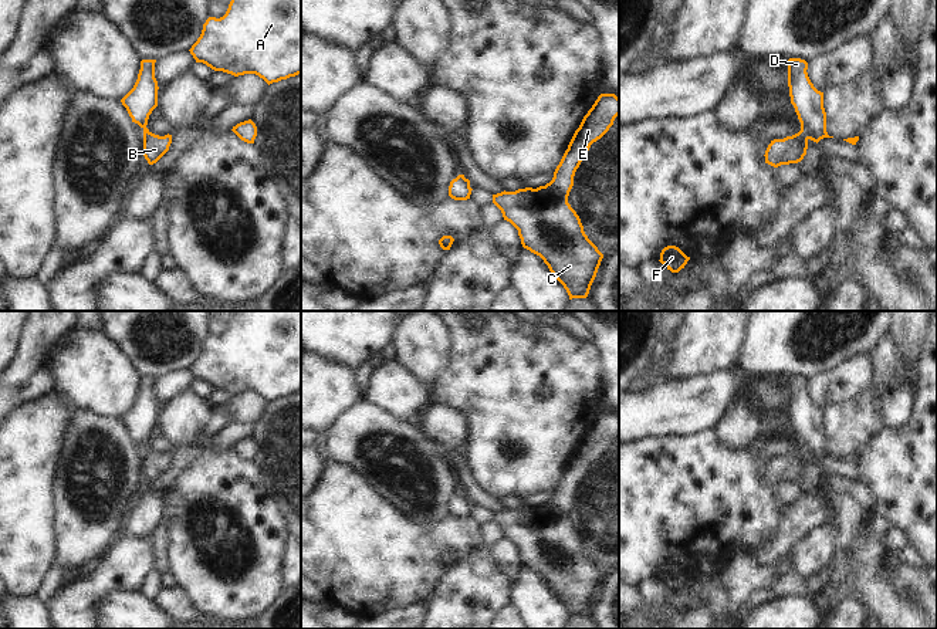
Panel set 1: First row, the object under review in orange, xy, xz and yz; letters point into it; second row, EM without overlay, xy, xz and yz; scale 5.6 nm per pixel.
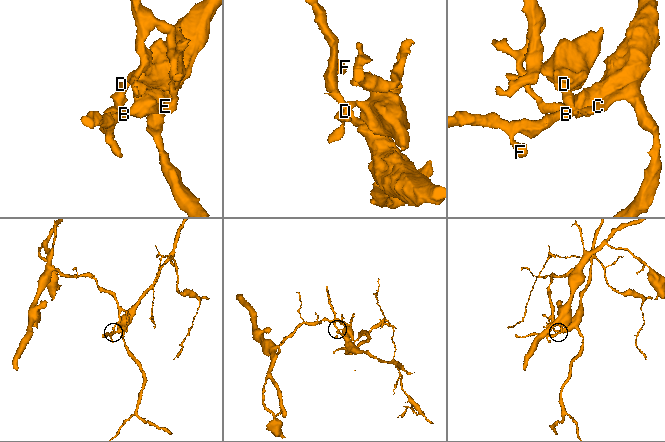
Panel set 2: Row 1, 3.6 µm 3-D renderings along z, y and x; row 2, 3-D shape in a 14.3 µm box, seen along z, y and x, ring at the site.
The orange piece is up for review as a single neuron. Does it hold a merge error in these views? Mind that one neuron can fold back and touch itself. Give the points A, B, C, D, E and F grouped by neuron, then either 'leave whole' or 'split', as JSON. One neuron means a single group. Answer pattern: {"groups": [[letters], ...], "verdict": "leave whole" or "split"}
{"groups": [["A", "D"], ["B", "C", "E", "F"]], "verdict": "split"}

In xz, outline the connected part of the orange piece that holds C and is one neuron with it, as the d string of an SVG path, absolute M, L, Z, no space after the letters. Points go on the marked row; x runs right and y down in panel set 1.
M601 94L575 131L549 183L493 195L504 220L518 230L522 247L544 260L569 300L588 297L603 254L585 234L568 196L591 145L609 131L618 115L619 98Z

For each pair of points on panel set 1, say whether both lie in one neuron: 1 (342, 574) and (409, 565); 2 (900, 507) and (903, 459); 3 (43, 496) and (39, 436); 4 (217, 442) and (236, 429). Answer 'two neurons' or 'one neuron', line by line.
1: one neuron
2: one neuron
3: one neuron
4: one neuron

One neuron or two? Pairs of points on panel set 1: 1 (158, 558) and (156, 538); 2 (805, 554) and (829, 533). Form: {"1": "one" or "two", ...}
{"1": "one", "2": "one"}

